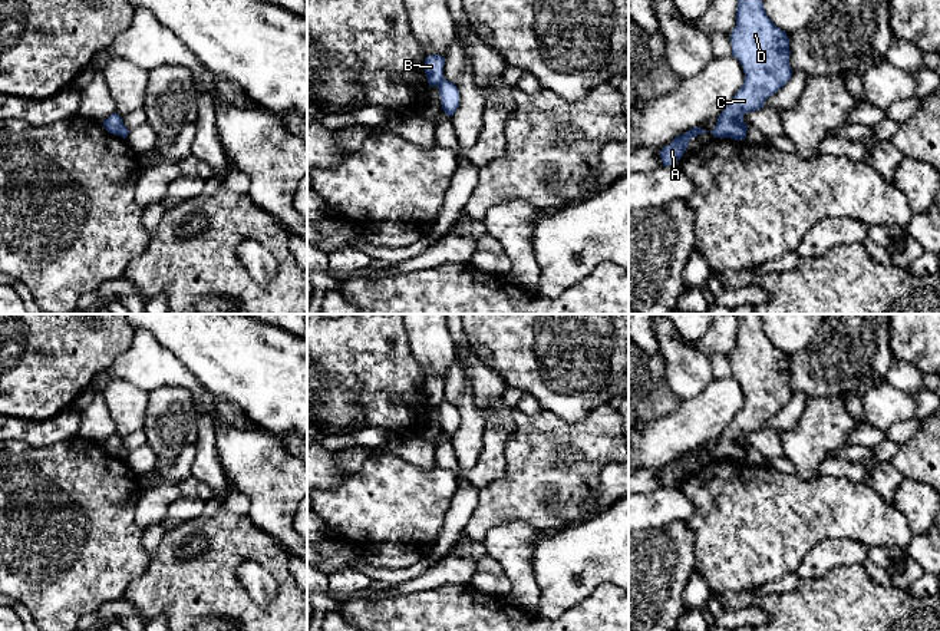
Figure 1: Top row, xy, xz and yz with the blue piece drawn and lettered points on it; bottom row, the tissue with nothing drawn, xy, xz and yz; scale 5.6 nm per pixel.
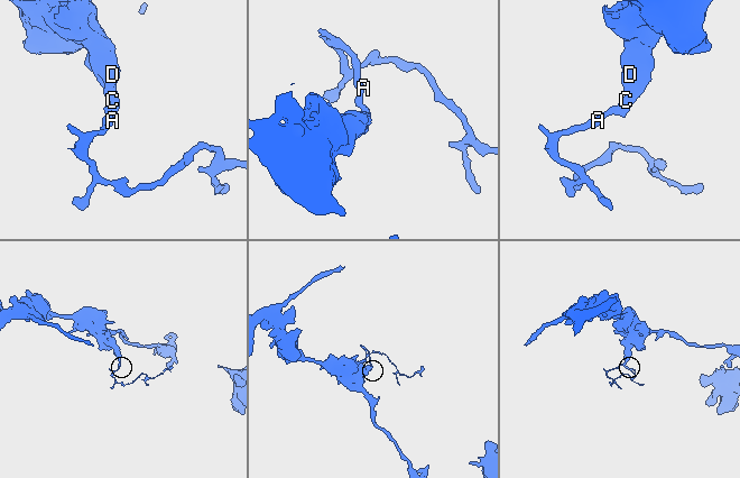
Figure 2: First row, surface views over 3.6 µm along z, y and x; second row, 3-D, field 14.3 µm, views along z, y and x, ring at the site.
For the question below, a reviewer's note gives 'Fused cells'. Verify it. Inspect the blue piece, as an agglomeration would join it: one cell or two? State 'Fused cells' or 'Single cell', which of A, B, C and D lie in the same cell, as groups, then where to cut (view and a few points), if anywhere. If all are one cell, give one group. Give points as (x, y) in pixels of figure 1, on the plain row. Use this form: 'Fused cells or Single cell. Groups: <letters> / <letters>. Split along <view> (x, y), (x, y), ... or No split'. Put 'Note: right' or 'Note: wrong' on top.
Note: right
Fused cells. Groups: A B / C D. Split along xz (444, 400), (436, 406)

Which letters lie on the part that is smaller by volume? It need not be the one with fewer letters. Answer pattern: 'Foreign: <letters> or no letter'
Foreign: A, B

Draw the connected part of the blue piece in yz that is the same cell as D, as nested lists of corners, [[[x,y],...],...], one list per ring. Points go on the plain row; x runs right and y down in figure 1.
[[[736,314],[736,320],[736,347],[730,364],[745,402],[719,436],[713,457],[742,462],[748,453],[743,436],[763,429],[765,422],[791,400],[792,390],[789,360],[768,338],[763,314]]]

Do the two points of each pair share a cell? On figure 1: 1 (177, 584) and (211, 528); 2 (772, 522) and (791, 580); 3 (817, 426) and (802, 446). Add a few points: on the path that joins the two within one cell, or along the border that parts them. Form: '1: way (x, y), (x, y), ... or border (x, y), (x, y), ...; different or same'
1: way (193, 574), (214, 552), (214, 544); same
2: border (795, 570), (764, 582), (758, 588); different
3: way (817, 430), (807, 442); same

